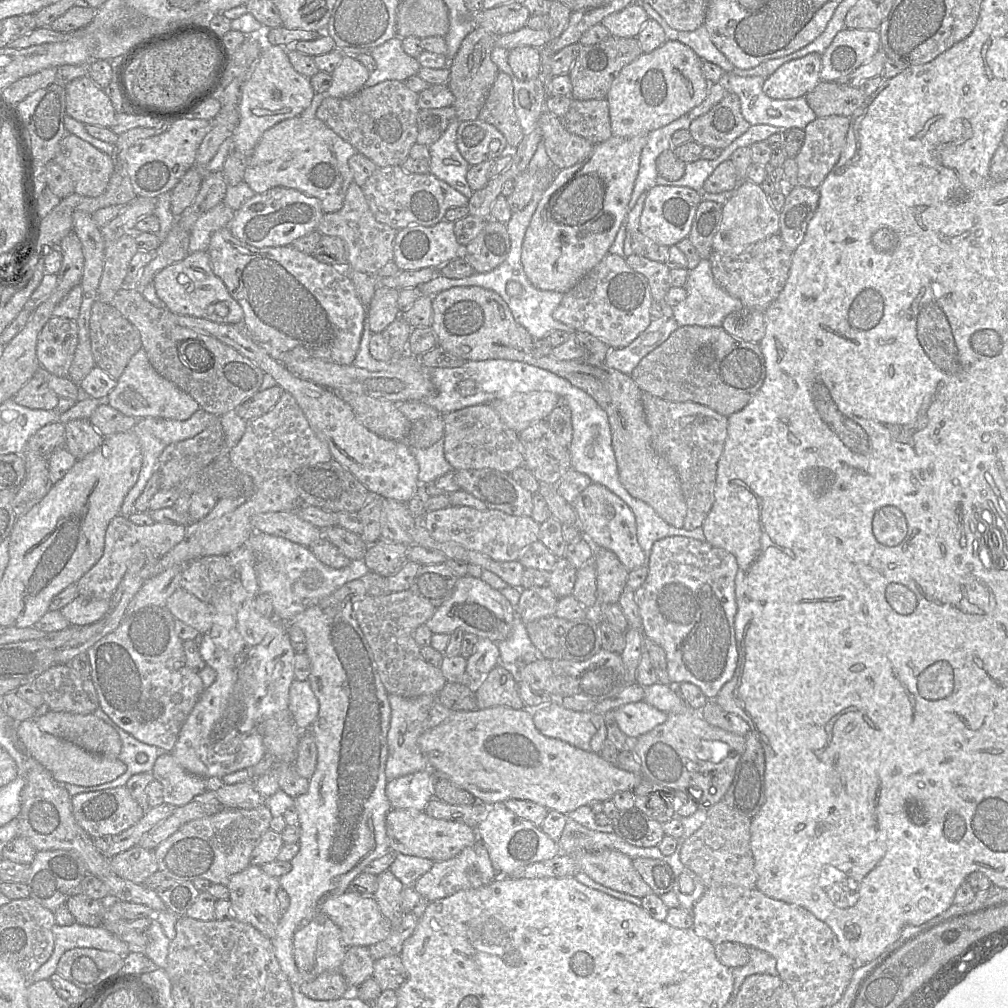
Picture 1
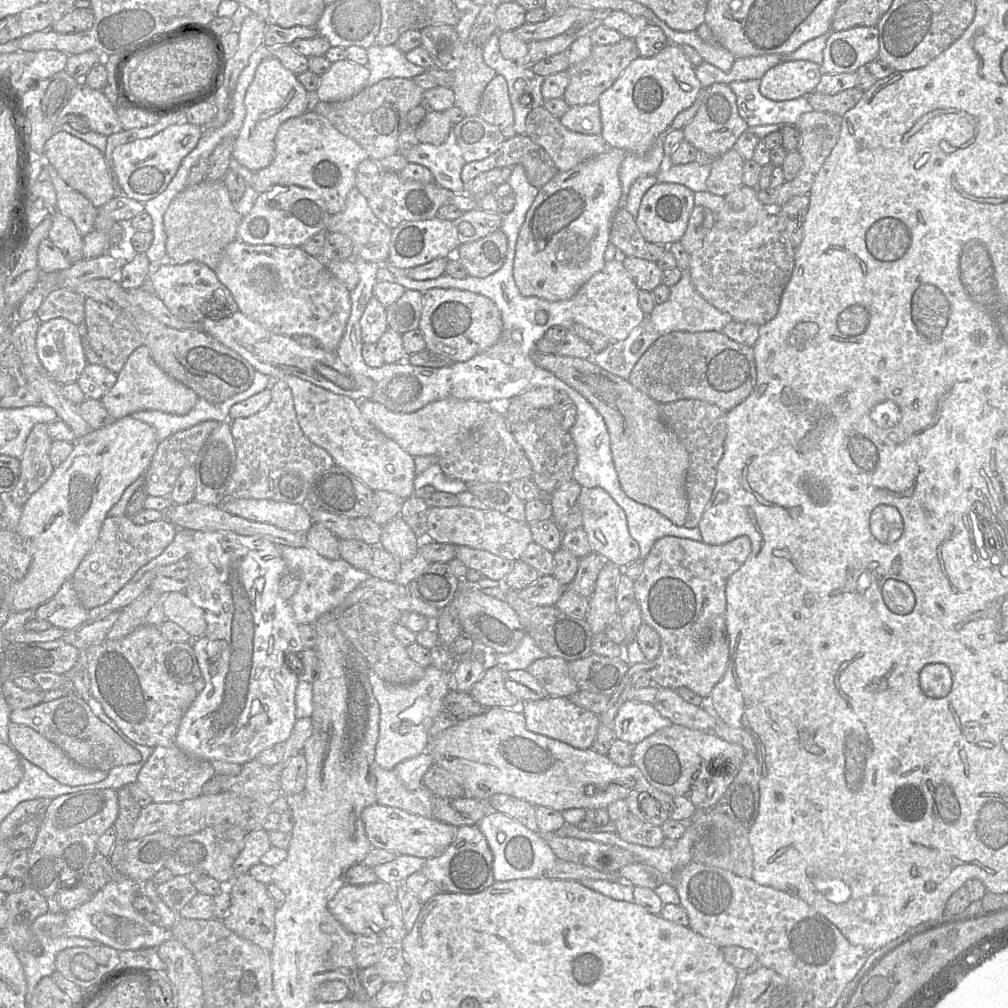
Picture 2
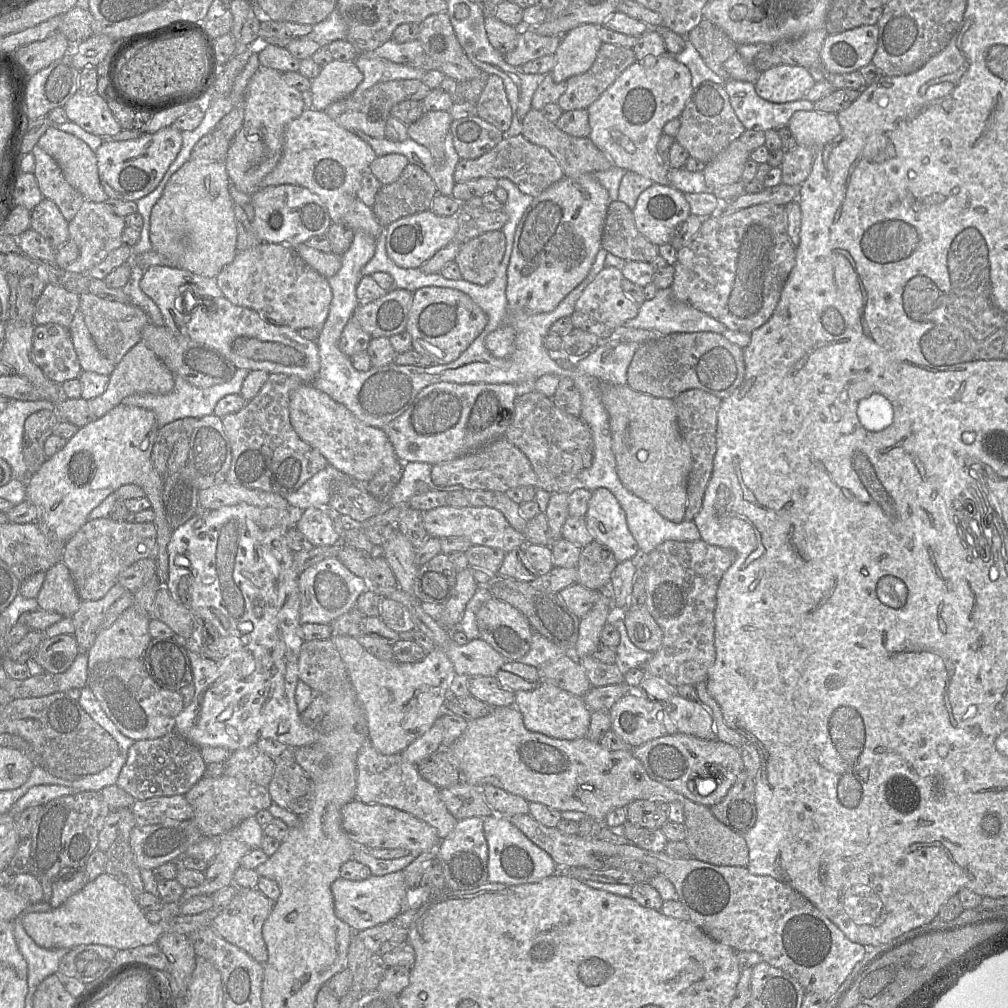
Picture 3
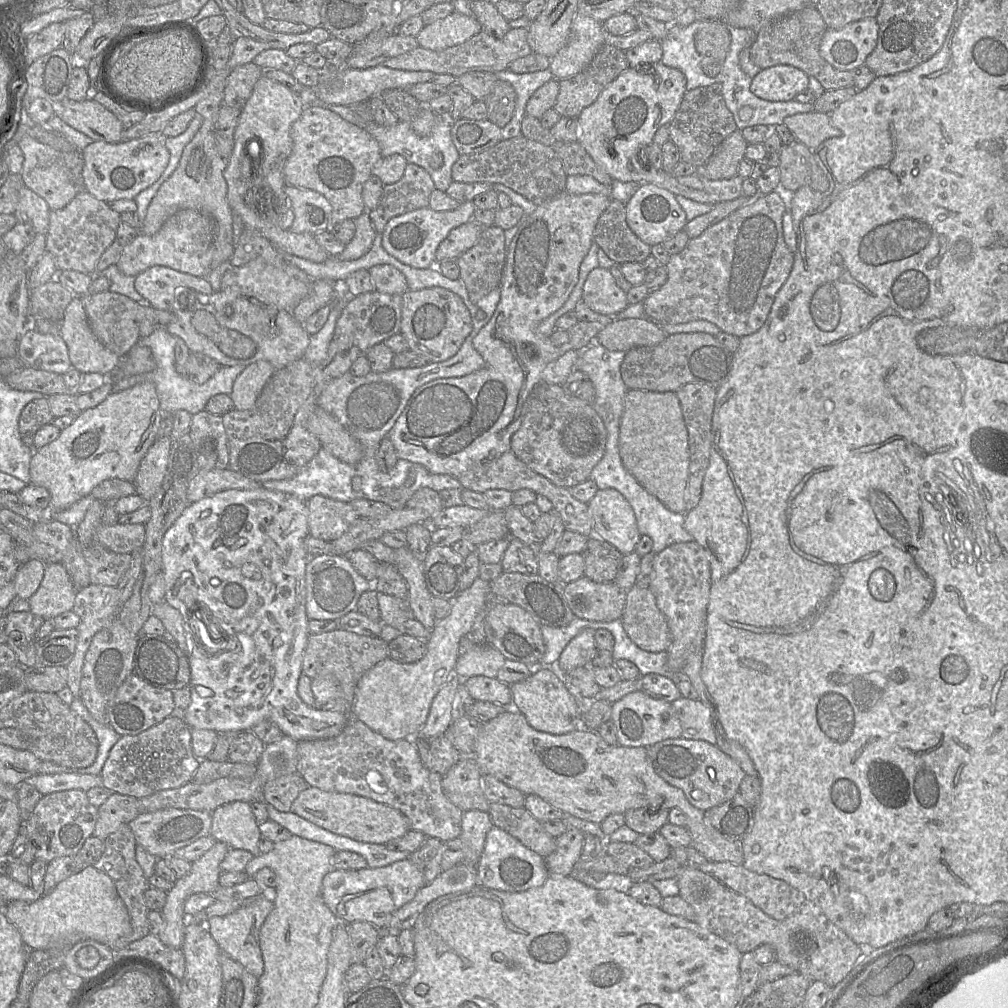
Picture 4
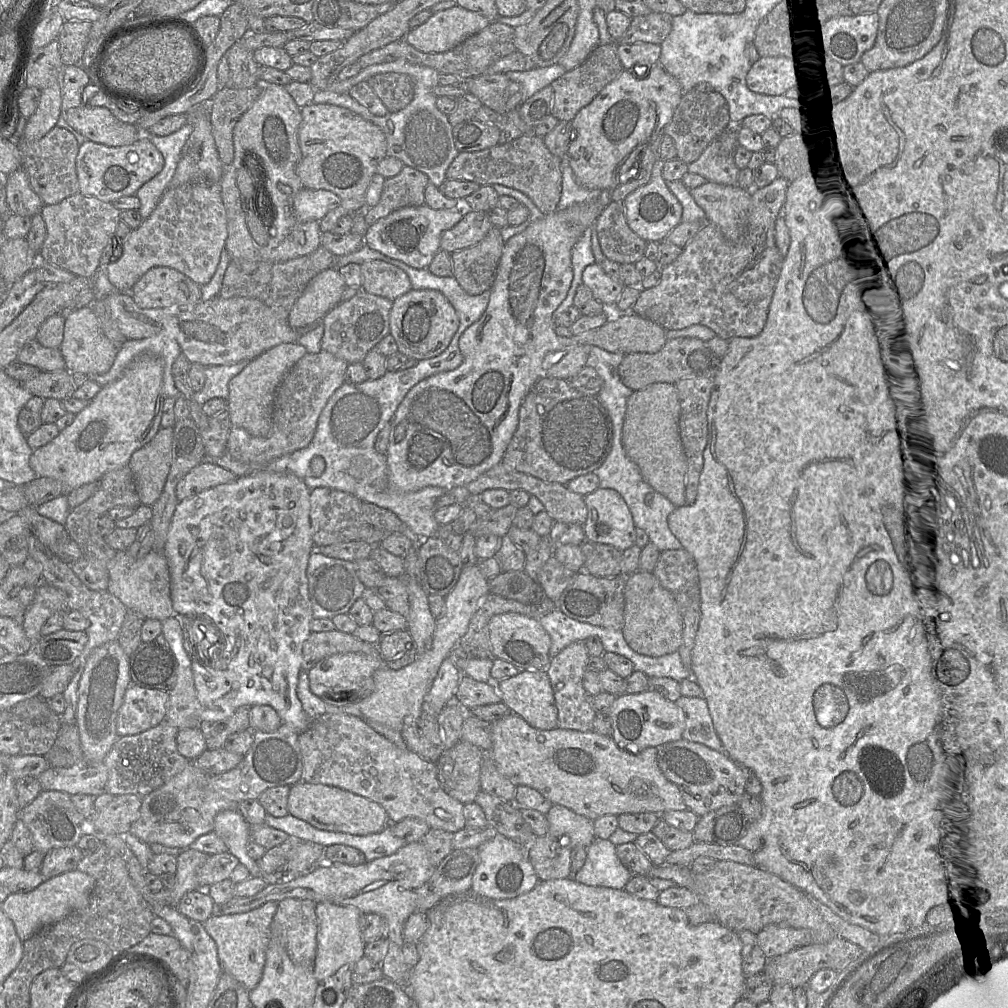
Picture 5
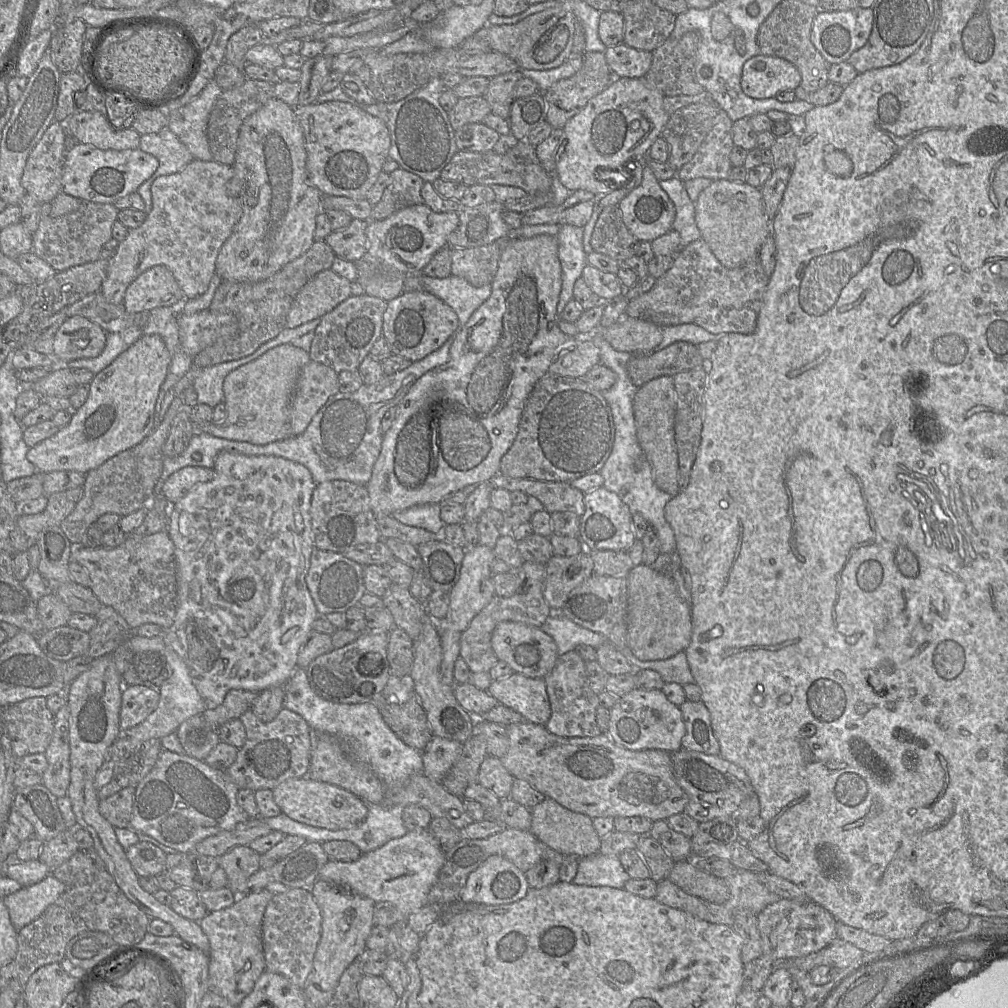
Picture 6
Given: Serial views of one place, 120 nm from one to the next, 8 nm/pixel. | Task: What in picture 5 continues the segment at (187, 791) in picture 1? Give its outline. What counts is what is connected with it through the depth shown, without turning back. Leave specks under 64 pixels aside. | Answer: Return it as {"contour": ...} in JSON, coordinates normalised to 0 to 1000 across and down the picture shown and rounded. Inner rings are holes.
{"contour":[[[162,714],[138,728],[117,731],[101,756],[107,762],[103,786],[111,789],[133,788],[142,792],[181,766],[189,755],[176,743],[177,726],[176,721]]]}

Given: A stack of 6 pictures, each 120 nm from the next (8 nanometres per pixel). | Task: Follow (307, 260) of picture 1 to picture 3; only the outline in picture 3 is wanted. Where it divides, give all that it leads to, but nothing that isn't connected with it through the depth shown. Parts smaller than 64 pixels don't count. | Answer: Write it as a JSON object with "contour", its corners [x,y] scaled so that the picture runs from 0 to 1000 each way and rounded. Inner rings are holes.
{"contour":[[[257,241],[248,247],[236,249],[230,260],[214,274],[214,280],[230,302],[258,312],[276,310],[281,322],[295,328],[307,324],[319,326],[329,298],[325,277],[283,242]]]}

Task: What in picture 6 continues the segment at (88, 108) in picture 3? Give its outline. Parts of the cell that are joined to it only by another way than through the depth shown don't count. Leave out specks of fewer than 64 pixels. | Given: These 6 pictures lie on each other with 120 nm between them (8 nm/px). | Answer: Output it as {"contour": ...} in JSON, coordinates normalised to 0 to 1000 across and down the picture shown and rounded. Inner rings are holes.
{"contour":[[[75,110],[63,121],[75,141],[99,148],[126,149],[138,146],[139,133],[131,126],[116,128],[97,110]]]}

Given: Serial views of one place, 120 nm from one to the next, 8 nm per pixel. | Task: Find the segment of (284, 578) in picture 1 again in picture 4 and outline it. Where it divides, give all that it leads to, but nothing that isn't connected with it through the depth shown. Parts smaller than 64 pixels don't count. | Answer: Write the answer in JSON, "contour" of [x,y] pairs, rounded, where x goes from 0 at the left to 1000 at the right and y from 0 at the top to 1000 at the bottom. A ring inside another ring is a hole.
{"contour":[[[342,552],[308,553],[303,565],[304,609],[306,615],[334,616],[351,606],[359,588],[369,584],[369,578],[359,572]]]}

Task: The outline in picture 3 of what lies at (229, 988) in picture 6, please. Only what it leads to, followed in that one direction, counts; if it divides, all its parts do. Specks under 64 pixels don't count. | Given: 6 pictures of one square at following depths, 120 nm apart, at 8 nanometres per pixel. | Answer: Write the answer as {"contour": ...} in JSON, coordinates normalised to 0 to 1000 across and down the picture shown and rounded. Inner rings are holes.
{"contour":[[[237,882],[228,897],[211,912],[209,920],[224,934],[245,944],[255,954],[263,956],[266,952],[266,942],[260,921],[271,899],[272,895],[256,882]]]}

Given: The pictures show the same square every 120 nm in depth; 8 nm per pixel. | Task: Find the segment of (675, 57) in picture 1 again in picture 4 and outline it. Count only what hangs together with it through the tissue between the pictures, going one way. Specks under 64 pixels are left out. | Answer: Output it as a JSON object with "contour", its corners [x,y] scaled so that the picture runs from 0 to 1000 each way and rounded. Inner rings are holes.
{"contour":[[[656,62],[638,63],[631,67],[624,66],[573,115],[573,141],[591,164],[608,179],[647,182],[670,194],[675,193],[689,200],[710,203],[713,198],[709,193],[677,184],[666,172],[658,168],[641,168],[642,163],[636,159],[637,153],[643,150],[641,146],[648,142],[651,130],[663,124],[670,115],[681,90],[681,76],[673,68]]]}

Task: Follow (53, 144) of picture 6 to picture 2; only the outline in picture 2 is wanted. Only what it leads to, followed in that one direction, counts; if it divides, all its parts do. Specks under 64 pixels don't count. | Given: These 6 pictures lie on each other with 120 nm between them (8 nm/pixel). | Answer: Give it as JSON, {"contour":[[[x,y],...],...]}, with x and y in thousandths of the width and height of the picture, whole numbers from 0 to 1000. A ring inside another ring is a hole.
{"contour":[[[45,161],[45,167],[56,190],[56,207],[73,220],[81,234],[86,233],[93,228],[97,206],[84,194],[69,186],[50,162]]]}

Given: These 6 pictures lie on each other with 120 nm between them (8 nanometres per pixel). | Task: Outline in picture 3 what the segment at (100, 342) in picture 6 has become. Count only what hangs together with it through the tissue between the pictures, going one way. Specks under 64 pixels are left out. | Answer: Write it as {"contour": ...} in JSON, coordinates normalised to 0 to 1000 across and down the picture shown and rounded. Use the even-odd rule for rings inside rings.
{"contour":[[[79,307],[74,310],[67,326],[81,368],[90,368],[108,373],[112,369],[114,361],[97,347],[85,324]]]}

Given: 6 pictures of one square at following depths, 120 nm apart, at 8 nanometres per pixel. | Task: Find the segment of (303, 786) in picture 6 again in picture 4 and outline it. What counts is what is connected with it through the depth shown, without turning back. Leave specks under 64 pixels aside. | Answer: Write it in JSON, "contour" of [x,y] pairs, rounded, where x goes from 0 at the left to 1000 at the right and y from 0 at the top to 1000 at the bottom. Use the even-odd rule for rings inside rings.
{"contour":[[[312,781],[300,785],[291,795],[288,805],[331,827],[371,837],[384,837],[408,822],[405,812],[384,798],[359,790],[324,786]]]}

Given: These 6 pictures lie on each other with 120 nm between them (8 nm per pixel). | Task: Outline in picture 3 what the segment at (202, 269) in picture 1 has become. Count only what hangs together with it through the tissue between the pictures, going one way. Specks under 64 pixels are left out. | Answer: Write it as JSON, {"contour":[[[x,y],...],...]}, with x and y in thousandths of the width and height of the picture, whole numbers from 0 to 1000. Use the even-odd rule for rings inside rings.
{"contour":[[[149,264],[139,278],[139,286],[158,305],[164,323],[174,332],[186,332],[186,309],[192,304],[200,305],[197,297],[222,295],[214,276],[198,274],[179,265]]]}

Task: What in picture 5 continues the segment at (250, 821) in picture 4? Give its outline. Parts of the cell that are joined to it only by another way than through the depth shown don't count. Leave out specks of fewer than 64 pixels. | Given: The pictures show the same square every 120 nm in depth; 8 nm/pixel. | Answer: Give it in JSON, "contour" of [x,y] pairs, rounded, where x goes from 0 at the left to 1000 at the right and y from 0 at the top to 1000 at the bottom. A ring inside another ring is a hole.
{"contour":[[[222,804],[212,813],[211,824],[223,835],[226,844],[236,851],[250,870],[261,872],[265,878],[279,874],[276,868],[262,866],[255,854],[245,847],[244,839],[249,832],[250,819],[242,813],[236,804]]]}

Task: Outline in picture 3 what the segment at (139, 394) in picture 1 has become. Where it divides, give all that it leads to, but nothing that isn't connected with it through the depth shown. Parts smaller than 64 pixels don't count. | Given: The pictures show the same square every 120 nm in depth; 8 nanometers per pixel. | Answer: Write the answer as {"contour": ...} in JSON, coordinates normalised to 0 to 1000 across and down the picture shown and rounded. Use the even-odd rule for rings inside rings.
{"contour":[[[139,337],[114,362],[108,372],[108,379],[104,388],[91,396],[86,397],[87,404],[95,415],[103,413],[106,409],[118,402],[121,397],[137,390],[166,391],[173,384],[173,372],[163,360]]]}

